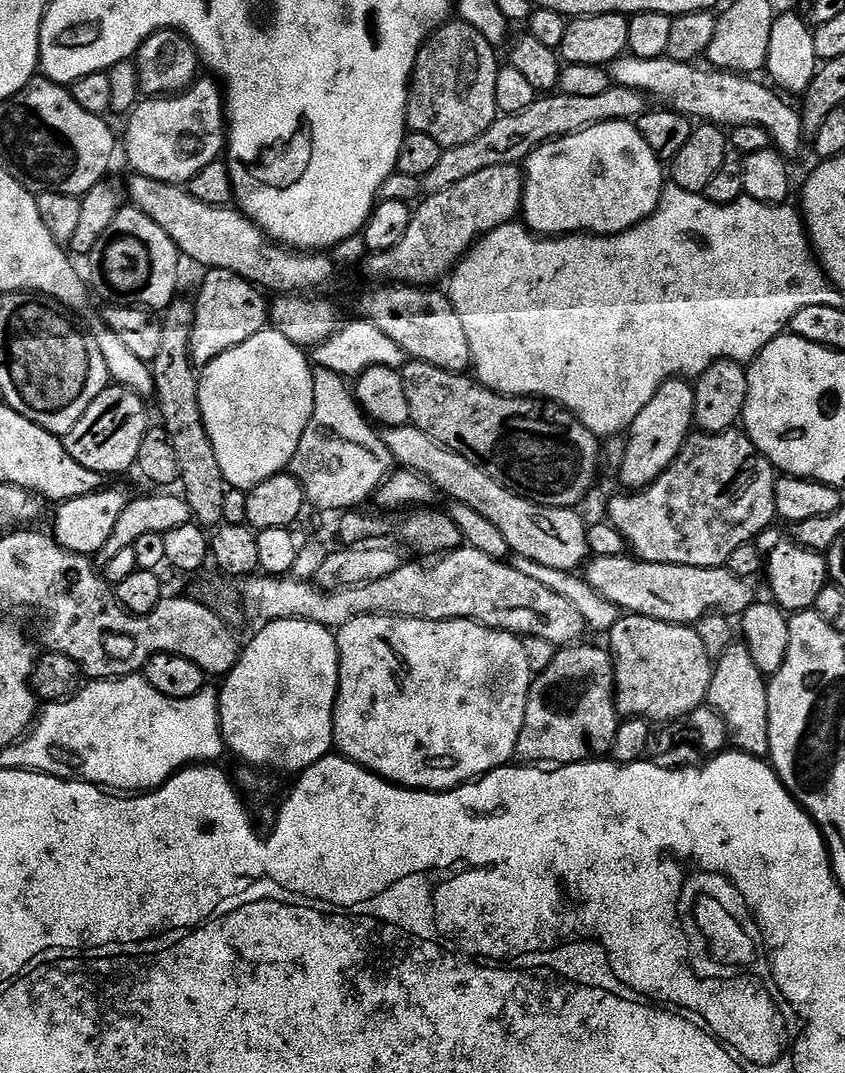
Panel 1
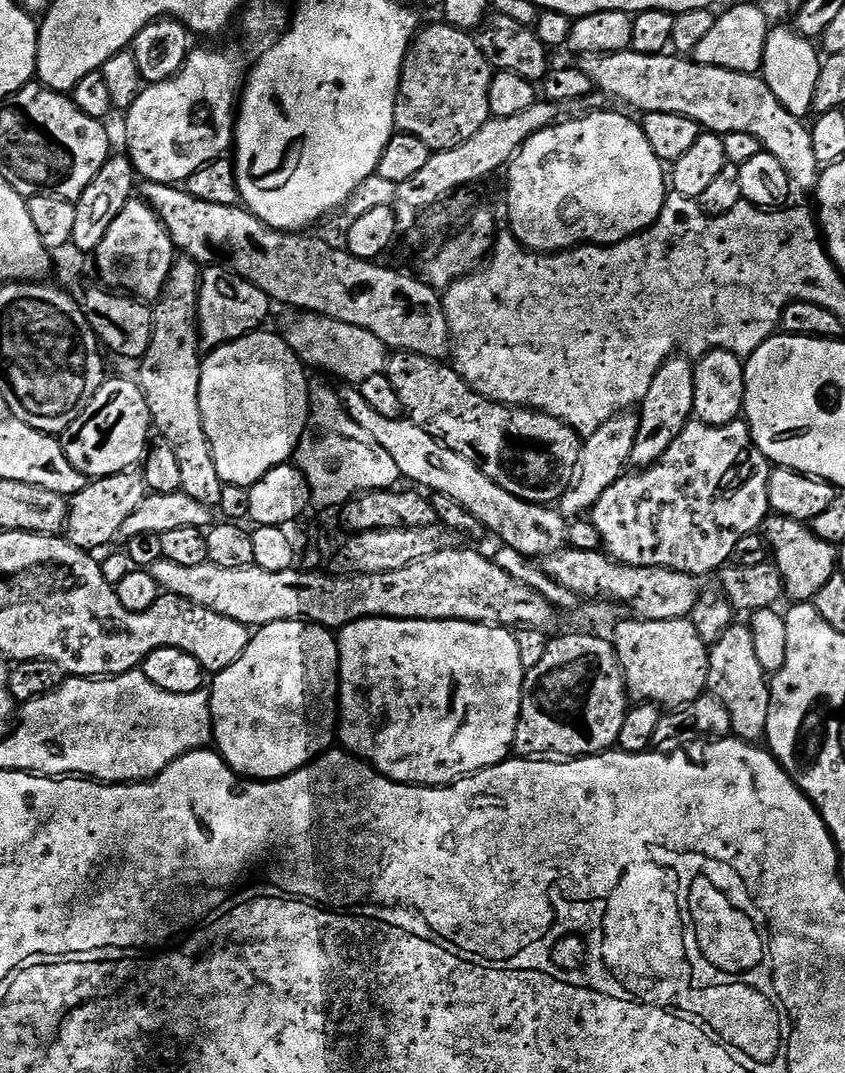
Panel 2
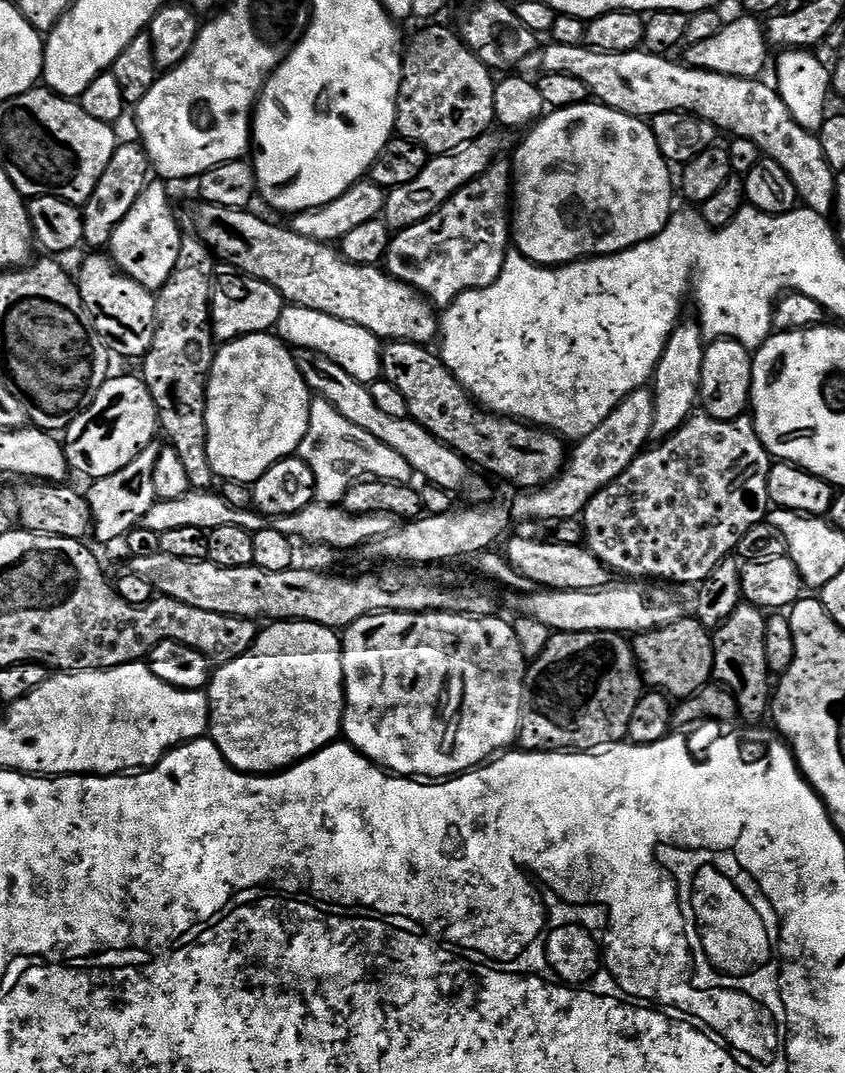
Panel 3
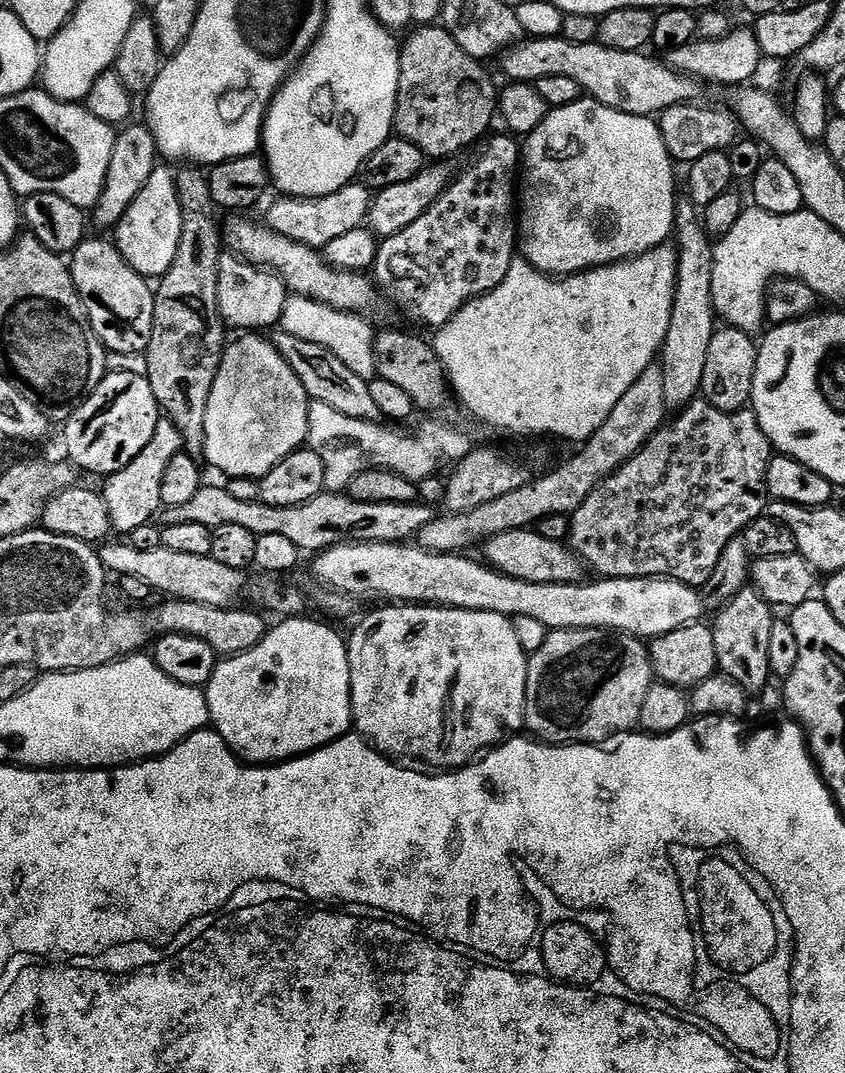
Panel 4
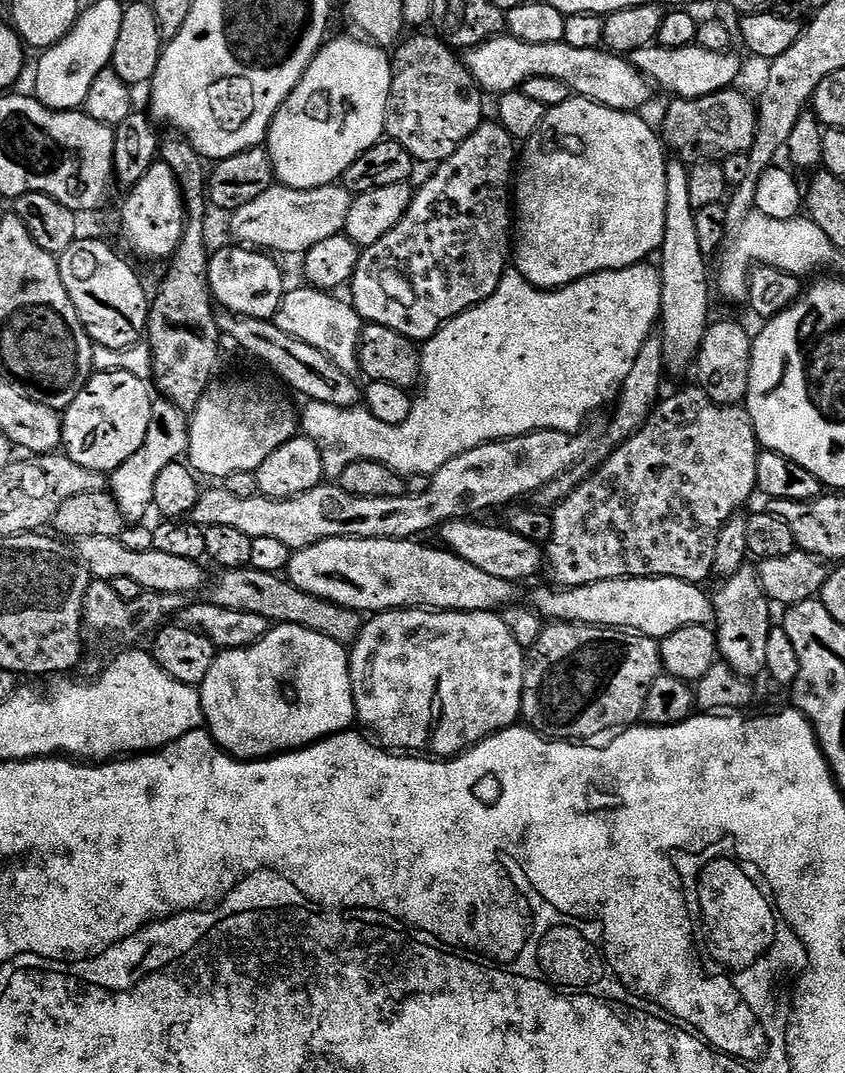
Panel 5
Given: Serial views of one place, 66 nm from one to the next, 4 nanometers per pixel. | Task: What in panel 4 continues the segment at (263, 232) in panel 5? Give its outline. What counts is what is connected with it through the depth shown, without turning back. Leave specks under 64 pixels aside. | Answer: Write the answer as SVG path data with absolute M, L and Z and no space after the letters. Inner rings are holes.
M353 182L347 184L342 190L334 194L315 197L281 197L274 203L267 216L267 227L282 237L288 237L292 241L304 244L317 250L323 247L339 235L348 234L350 230L361 227L368 217L371 204L371 191L364 187L363 183Z

